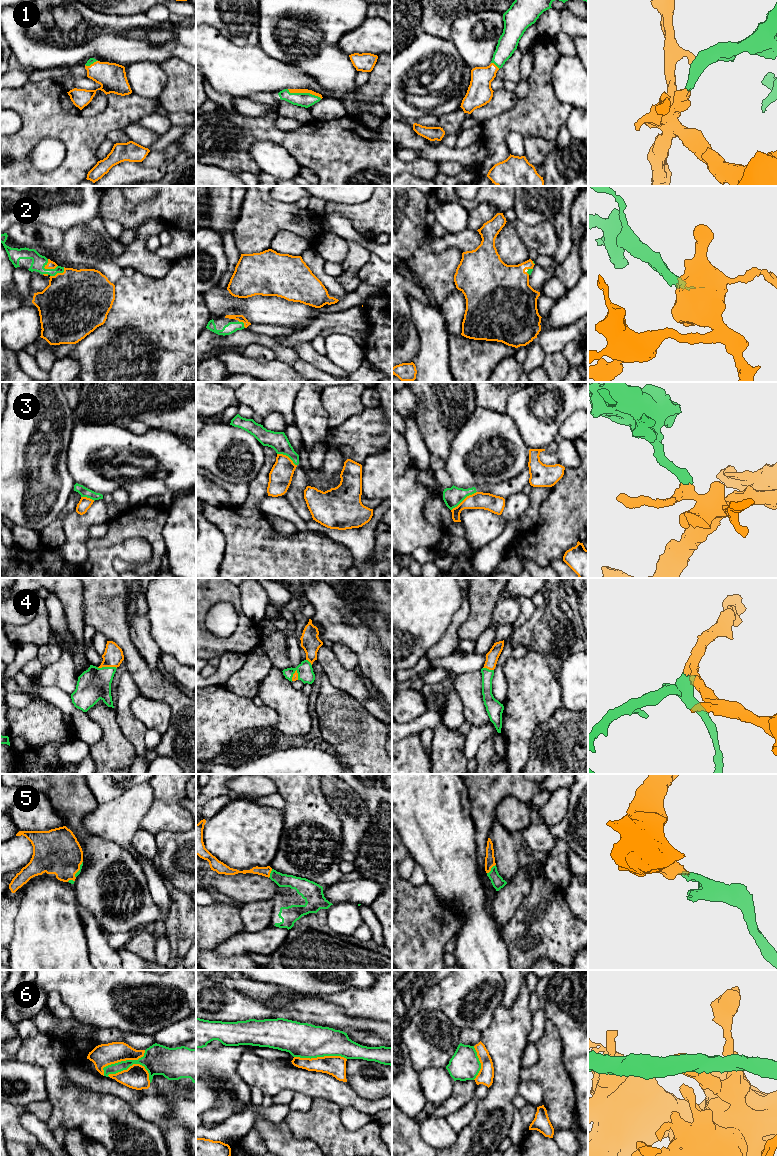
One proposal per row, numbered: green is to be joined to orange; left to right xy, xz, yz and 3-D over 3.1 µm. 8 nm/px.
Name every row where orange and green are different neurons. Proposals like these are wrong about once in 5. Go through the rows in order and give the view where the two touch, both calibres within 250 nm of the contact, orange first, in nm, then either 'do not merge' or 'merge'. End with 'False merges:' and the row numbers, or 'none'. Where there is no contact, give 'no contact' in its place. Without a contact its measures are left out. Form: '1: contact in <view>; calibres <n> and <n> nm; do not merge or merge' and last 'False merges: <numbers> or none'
1: contact in xz; calibres 30 and 120 nm; merge
2: contact in xy; calibres 60 and 110 nm; merge
3: contact in yz; calibres 140 and 150 nm; merge
4: contact in xy; calibres 160 and 260 nm; merge
5: contact in yz; calibres 80 and 100 nm; merge
6: contact in xy; calibres 180 and 180 nm; do not merge
False merges: 6

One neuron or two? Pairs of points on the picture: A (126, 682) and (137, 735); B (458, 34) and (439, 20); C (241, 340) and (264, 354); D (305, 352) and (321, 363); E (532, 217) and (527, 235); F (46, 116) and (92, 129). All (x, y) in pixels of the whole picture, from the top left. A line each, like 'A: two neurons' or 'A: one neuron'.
A: one neuron
B: two neurons
C: two neurons
D: one neuron
E: two neurons
F: one neuron

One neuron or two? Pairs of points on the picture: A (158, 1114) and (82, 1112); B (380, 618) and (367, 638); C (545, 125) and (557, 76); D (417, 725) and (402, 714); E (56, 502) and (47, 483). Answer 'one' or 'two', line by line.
A: two
B: two
C: two
D: two
E: one

